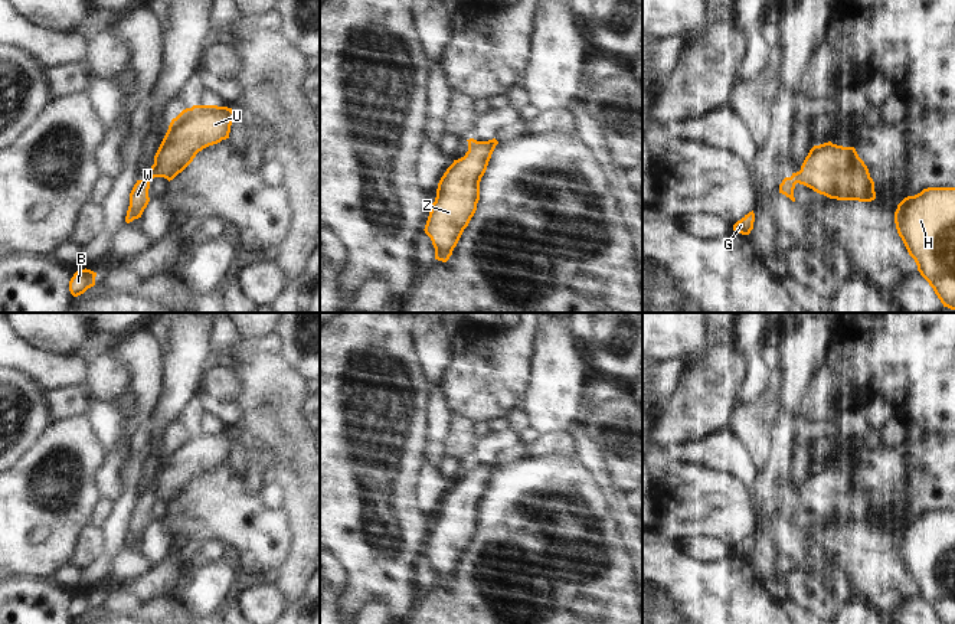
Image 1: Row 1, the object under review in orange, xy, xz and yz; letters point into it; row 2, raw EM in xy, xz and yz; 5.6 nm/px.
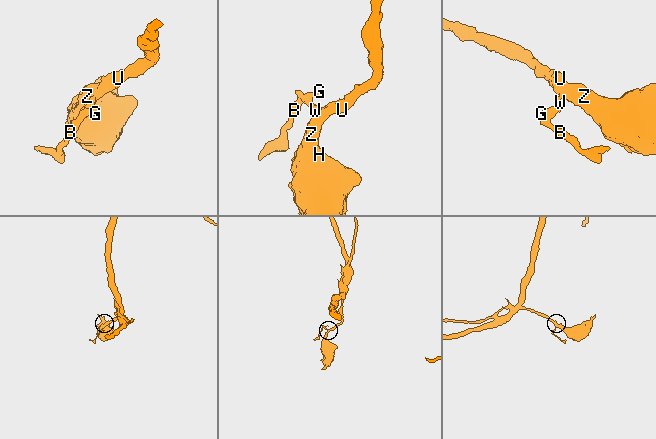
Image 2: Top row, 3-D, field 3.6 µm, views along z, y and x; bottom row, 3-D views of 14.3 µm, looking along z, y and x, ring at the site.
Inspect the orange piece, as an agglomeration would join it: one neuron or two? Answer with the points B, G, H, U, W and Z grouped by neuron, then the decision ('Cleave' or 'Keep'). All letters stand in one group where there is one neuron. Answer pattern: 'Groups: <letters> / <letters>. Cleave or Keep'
Groups: B G W / H U Z. Cleave.

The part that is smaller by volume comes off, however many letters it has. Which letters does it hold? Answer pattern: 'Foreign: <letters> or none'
Foreign: B, G, W

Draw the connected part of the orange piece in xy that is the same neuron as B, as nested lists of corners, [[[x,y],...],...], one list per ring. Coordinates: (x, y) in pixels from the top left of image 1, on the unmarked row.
[[[79,592],[69,604],[69,614],[73,620],[84,617],[88,611],[95,608],[97,595],[91,592]]]

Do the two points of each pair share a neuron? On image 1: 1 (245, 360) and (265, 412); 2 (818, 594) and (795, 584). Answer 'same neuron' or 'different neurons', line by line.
1: same neuron
2: same neuron

